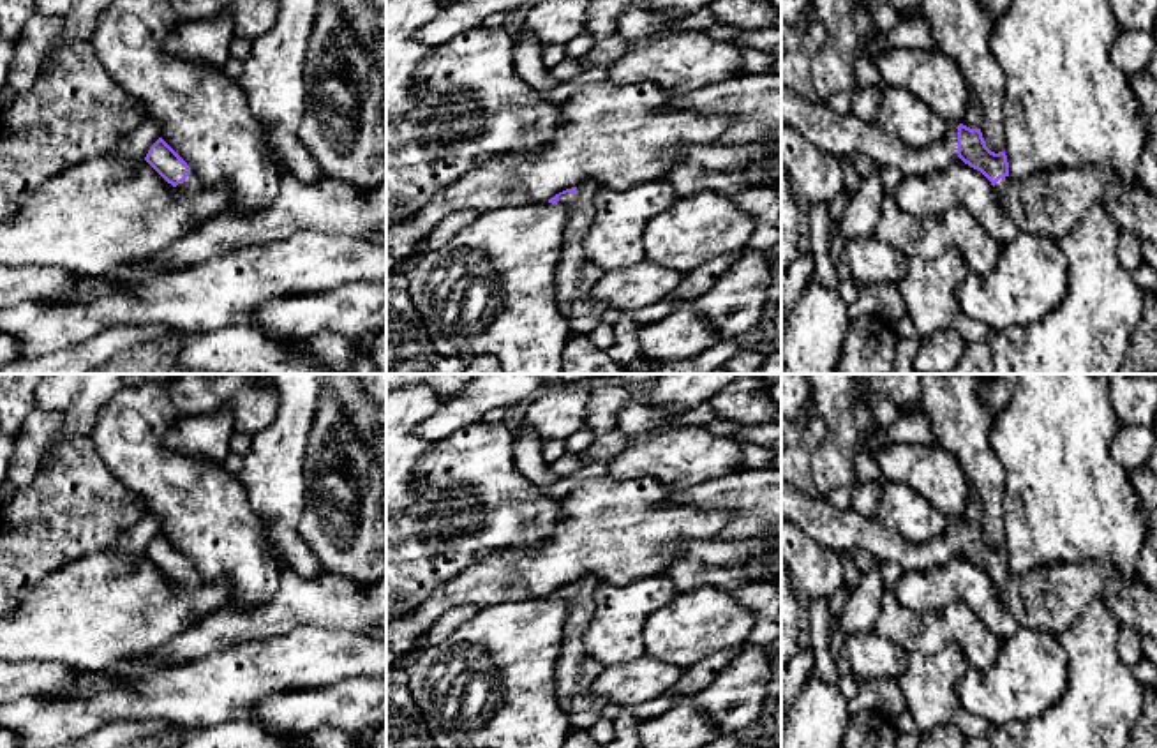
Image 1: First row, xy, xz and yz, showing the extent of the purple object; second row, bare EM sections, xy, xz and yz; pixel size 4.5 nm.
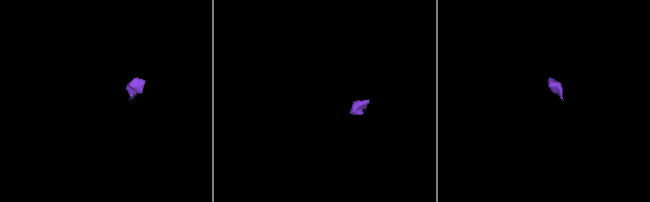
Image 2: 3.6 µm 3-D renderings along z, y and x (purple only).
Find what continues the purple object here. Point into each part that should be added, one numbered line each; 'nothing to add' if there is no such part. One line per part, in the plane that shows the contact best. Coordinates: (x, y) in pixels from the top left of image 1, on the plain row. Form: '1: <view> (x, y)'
1: xz (575, 671)

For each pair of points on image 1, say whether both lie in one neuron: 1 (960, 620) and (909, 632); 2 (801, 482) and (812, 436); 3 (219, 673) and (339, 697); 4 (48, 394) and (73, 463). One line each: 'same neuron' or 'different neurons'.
1: same neuron
2: same neuron
3: different neurons
4: different neurons

